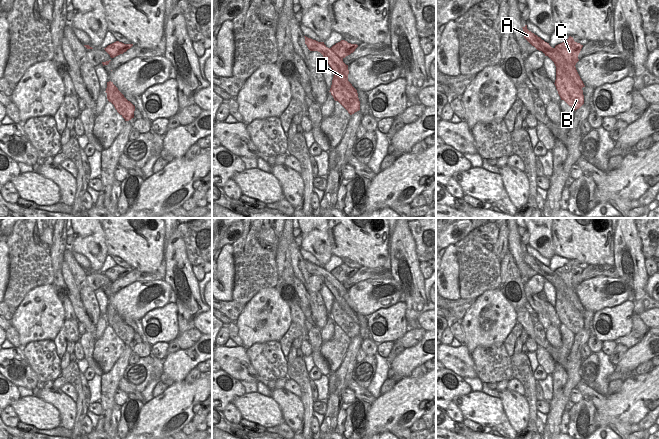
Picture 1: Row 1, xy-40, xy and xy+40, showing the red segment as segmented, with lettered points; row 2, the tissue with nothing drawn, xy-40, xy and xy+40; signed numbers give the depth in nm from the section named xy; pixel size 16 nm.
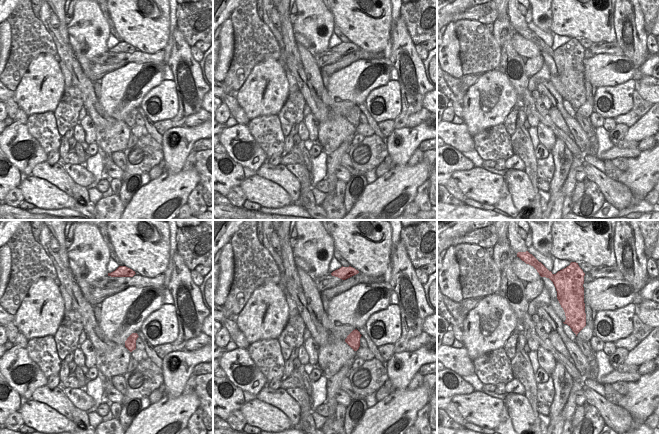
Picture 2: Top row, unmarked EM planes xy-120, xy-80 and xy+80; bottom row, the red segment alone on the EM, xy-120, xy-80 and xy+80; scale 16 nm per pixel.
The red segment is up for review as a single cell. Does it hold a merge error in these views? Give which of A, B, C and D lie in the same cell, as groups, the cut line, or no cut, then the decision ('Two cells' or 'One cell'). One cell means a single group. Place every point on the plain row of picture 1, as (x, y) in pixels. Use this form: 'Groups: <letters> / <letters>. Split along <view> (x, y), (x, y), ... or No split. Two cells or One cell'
Groups: A / B C D. Split along xy+40 (554, 272), (563, 281), (566, 289). Two cells.

